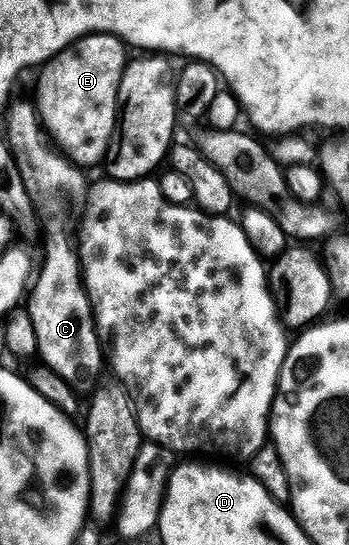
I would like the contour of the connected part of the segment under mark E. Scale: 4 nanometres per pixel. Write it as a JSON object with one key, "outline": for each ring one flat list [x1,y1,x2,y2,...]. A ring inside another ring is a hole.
{"outline":[[96,32,93,36,85,36,78,40,70,48,65,48,62,53,50,61,46,72,46,101,40,105,44,124,55,136,62,136,66,143,65,151,79,165,94,164,110,148,110,139,120,128,120,102,118,106,118,95,123,95,122,80,126,77,126,48,128,44,122,36,113,32]]}

